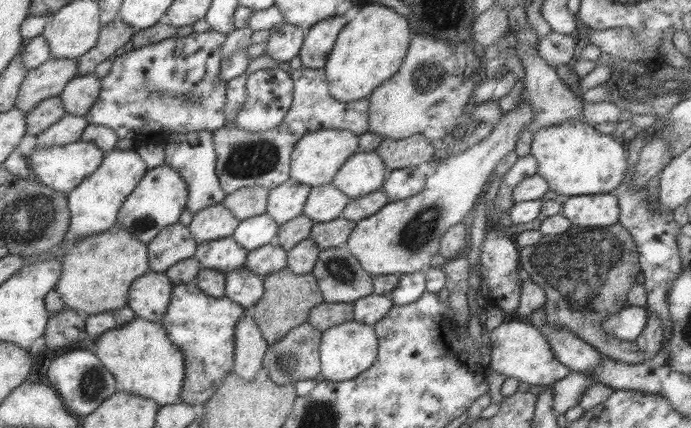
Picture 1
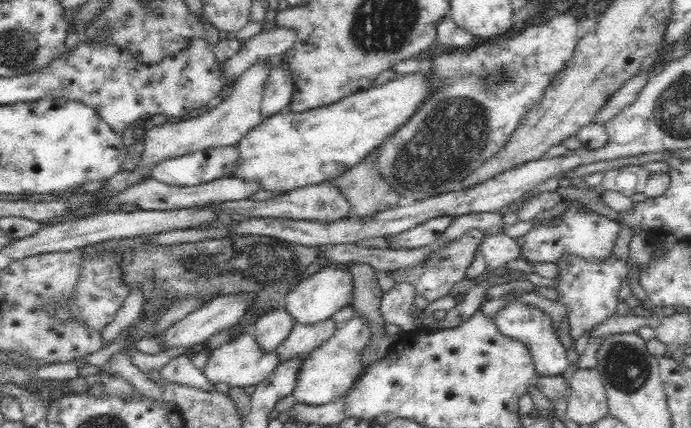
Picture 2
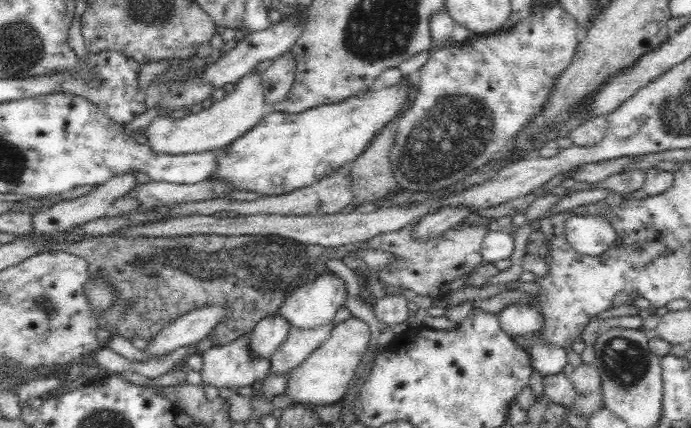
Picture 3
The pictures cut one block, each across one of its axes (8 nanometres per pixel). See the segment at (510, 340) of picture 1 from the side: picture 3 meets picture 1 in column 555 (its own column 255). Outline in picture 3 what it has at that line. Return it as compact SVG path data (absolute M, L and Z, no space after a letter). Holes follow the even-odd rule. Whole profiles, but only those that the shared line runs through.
M248 336L224 346L213 345L201 353L201 358L203 365L199 373L203 386L235 390L269 374L268 358L251 357Z

